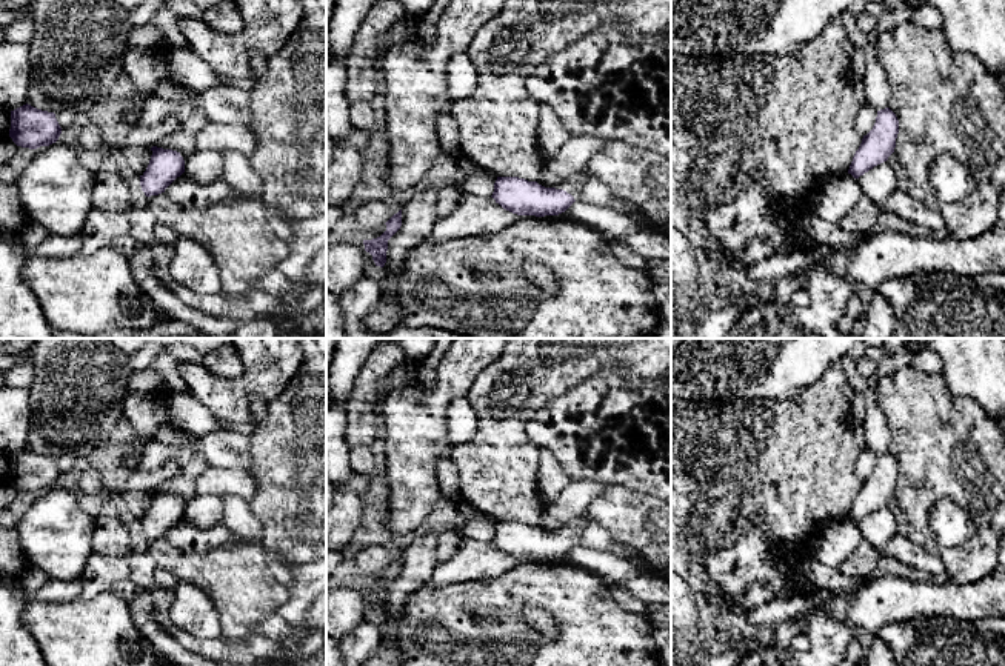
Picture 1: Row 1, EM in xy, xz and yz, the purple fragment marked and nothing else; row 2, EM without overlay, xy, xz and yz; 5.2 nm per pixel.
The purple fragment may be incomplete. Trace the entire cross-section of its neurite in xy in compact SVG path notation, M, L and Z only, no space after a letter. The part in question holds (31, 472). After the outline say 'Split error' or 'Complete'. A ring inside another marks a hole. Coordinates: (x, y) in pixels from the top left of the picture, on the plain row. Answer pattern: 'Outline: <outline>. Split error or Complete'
Outline: M23 449L11 455L9 481L17 491L37 494L58 485L62 472L54 457Z. Complete

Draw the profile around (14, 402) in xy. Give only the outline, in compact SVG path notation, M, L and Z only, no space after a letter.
M0 388L0 451L9 457L28 448L31 394L23 388Z

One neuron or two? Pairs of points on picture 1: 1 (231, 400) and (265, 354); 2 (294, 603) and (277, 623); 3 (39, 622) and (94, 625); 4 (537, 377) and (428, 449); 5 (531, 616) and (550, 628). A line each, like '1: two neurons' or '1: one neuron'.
1: one neuron
2: two neurons
3: one neuron
4: two neurons
5: one neuron

